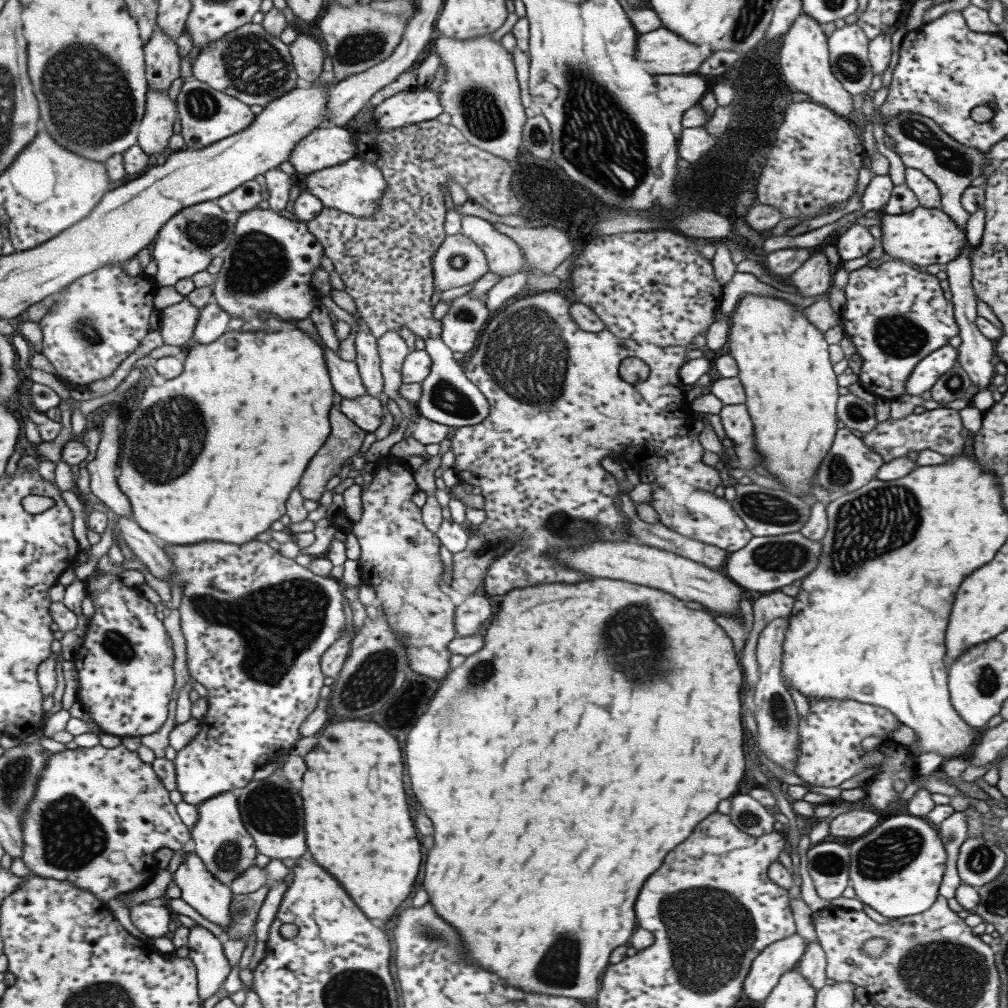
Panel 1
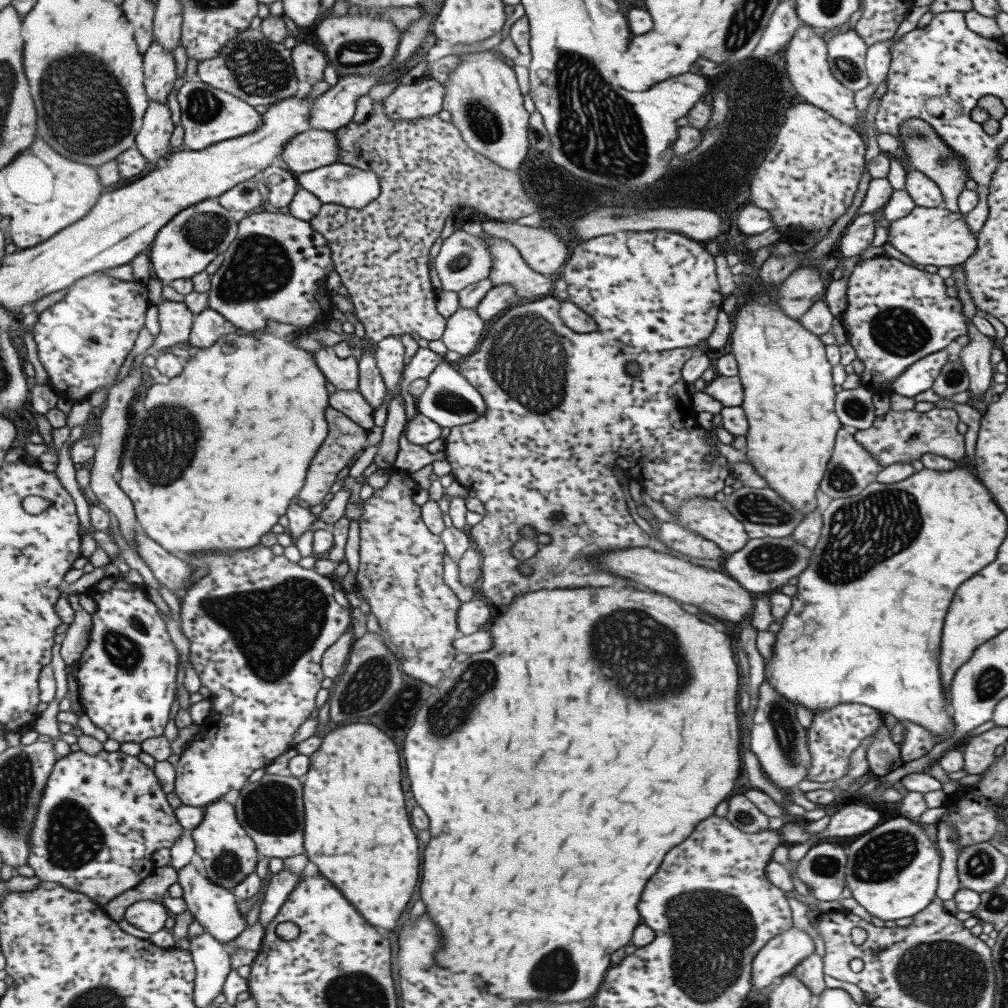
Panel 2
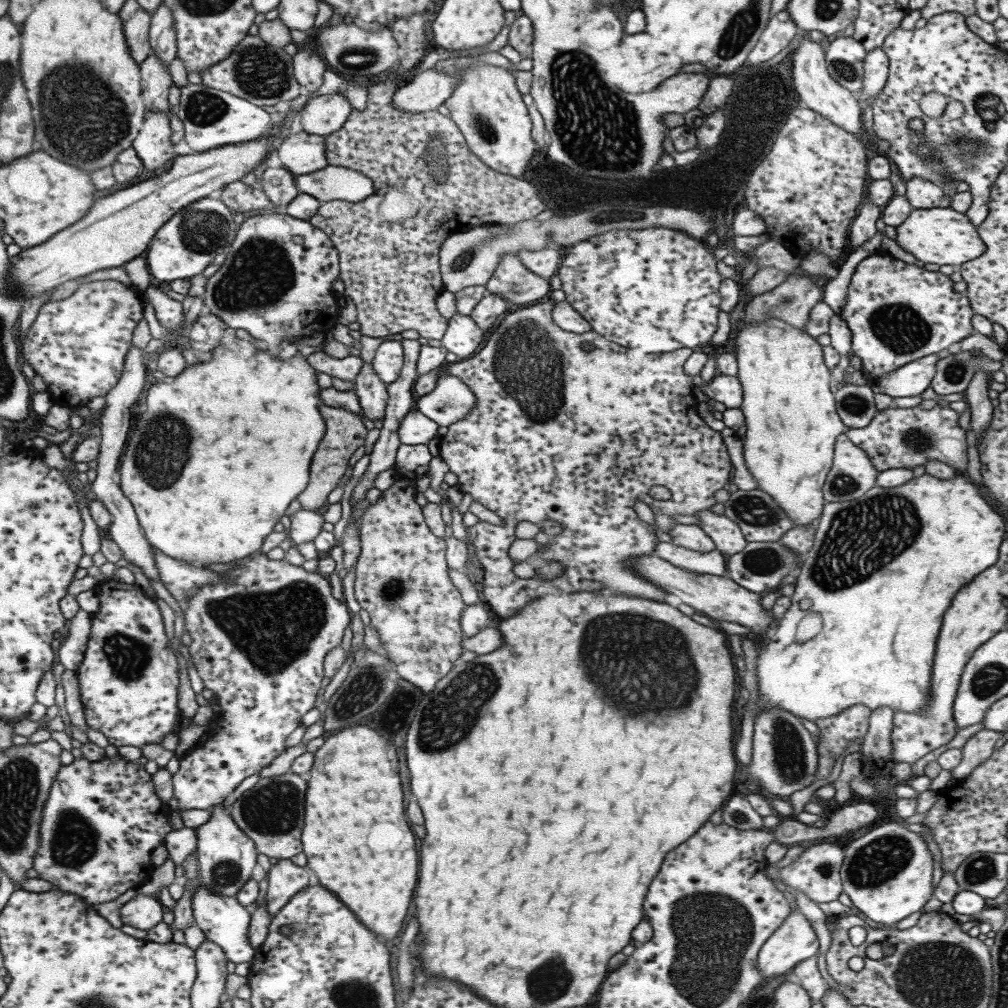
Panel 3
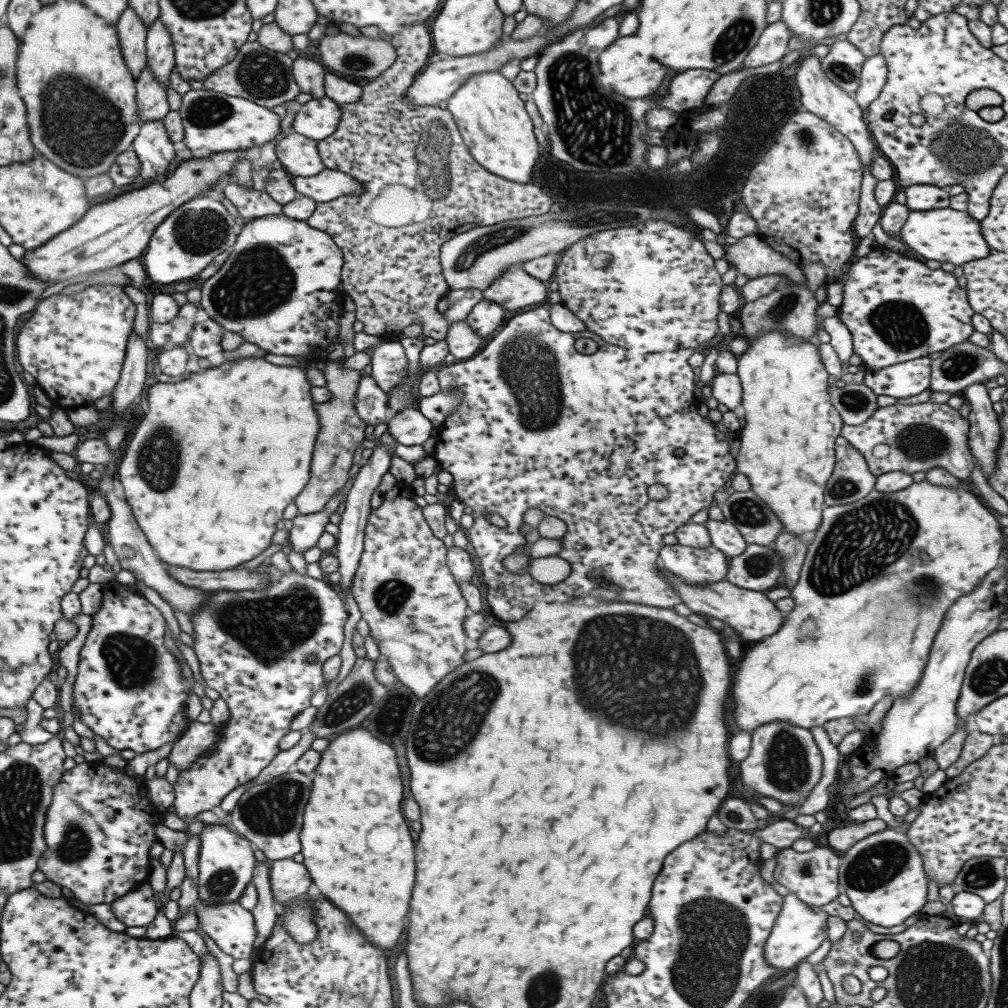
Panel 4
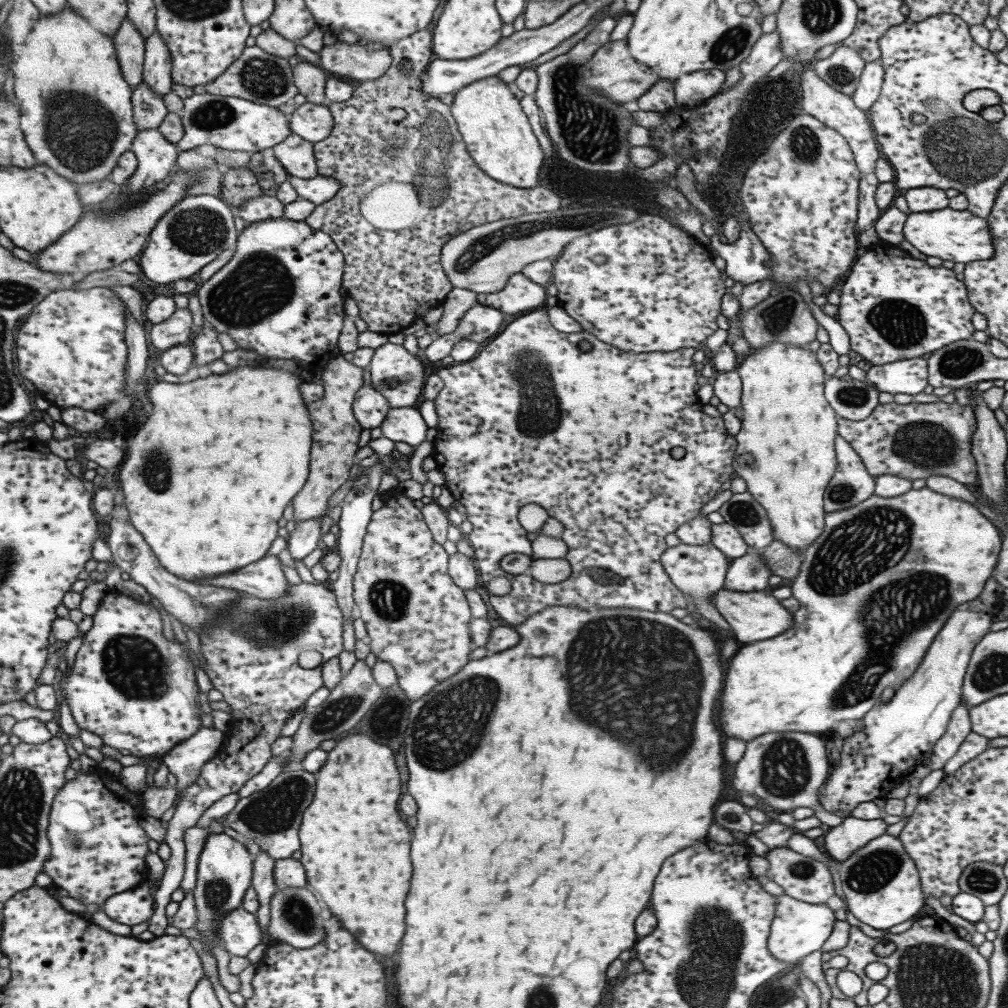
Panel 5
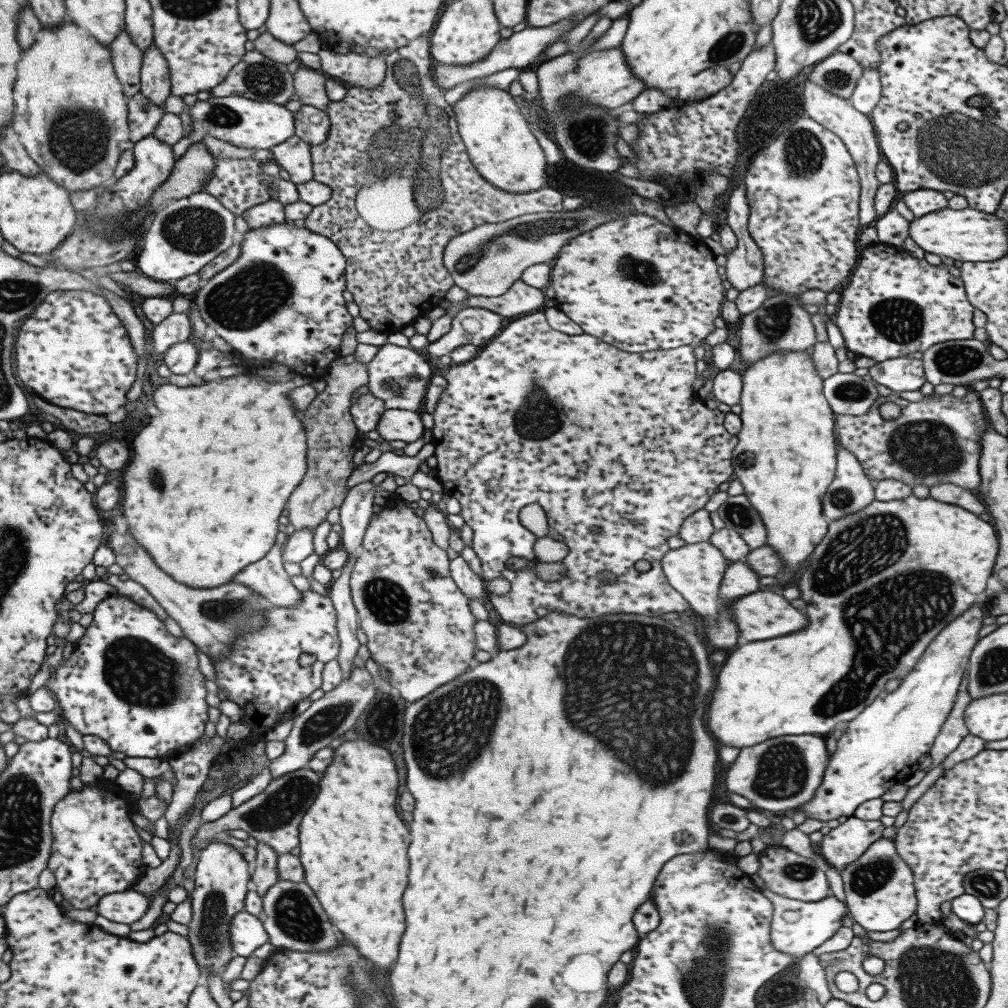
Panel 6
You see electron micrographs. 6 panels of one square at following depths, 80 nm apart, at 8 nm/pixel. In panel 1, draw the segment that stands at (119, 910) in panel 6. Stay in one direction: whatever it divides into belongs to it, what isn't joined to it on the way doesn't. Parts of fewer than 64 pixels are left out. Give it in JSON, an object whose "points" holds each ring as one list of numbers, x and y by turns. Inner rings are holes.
{"points":[[164,902,139,903,129,908,132,924,147,937,168,936,168,907]]}

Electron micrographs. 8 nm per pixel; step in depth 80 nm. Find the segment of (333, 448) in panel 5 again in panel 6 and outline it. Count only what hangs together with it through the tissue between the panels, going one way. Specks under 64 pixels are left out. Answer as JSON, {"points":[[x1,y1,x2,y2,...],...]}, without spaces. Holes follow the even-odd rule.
{"points":[[333,360,329,366,327,366,326,374,321,378,324,384,324,389,317,393,315,399,307,406,301,413,301,420,303,428,305,429,306,438,306,465,305,475,301,479,301,483,295,487,295,490,289,495,285,508,287,508,288,522,293,525,295,531,301,529,314,528,325,521,325,515,331,508,337,508,343,497,345,496,345,487,347,484,347,478,354,470,353,461,351,457,355,449,353,448,353,441,360,437,359,430,353,424,350,416,350,402,351,395,359,388,359,386,366,385,368,382,368,374,366,372,366,365,359,361,349,362,345,364,343,360]]}

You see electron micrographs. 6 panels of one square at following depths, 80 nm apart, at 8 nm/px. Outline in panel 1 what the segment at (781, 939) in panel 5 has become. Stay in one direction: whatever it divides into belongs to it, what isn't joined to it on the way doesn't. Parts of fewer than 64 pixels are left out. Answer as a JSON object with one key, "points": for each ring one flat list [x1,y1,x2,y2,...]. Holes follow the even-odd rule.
{"points":[[796,933,771,942,751,961,742,982,742,995,749,1000,763,1001,777,984,779,977,795,968,805,948,806,940]]}

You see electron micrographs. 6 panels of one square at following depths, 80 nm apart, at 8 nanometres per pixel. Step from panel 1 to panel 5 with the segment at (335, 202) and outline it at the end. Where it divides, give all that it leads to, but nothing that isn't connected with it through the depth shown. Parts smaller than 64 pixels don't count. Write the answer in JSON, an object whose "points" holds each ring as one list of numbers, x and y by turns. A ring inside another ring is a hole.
{"points":[[286,174,286,181,295,189,299,198,318,205,332,199,339,190,340,182,331,177,315,175,313,178,300,179]]}

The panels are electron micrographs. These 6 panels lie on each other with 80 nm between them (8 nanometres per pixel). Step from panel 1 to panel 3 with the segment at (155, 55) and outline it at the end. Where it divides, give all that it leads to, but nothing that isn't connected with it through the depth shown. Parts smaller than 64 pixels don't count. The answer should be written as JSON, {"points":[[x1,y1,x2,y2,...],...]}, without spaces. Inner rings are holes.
{"points":[[149,53,140,62,140,97,147,111,167,112,167,90,172,80,161,59]]}

